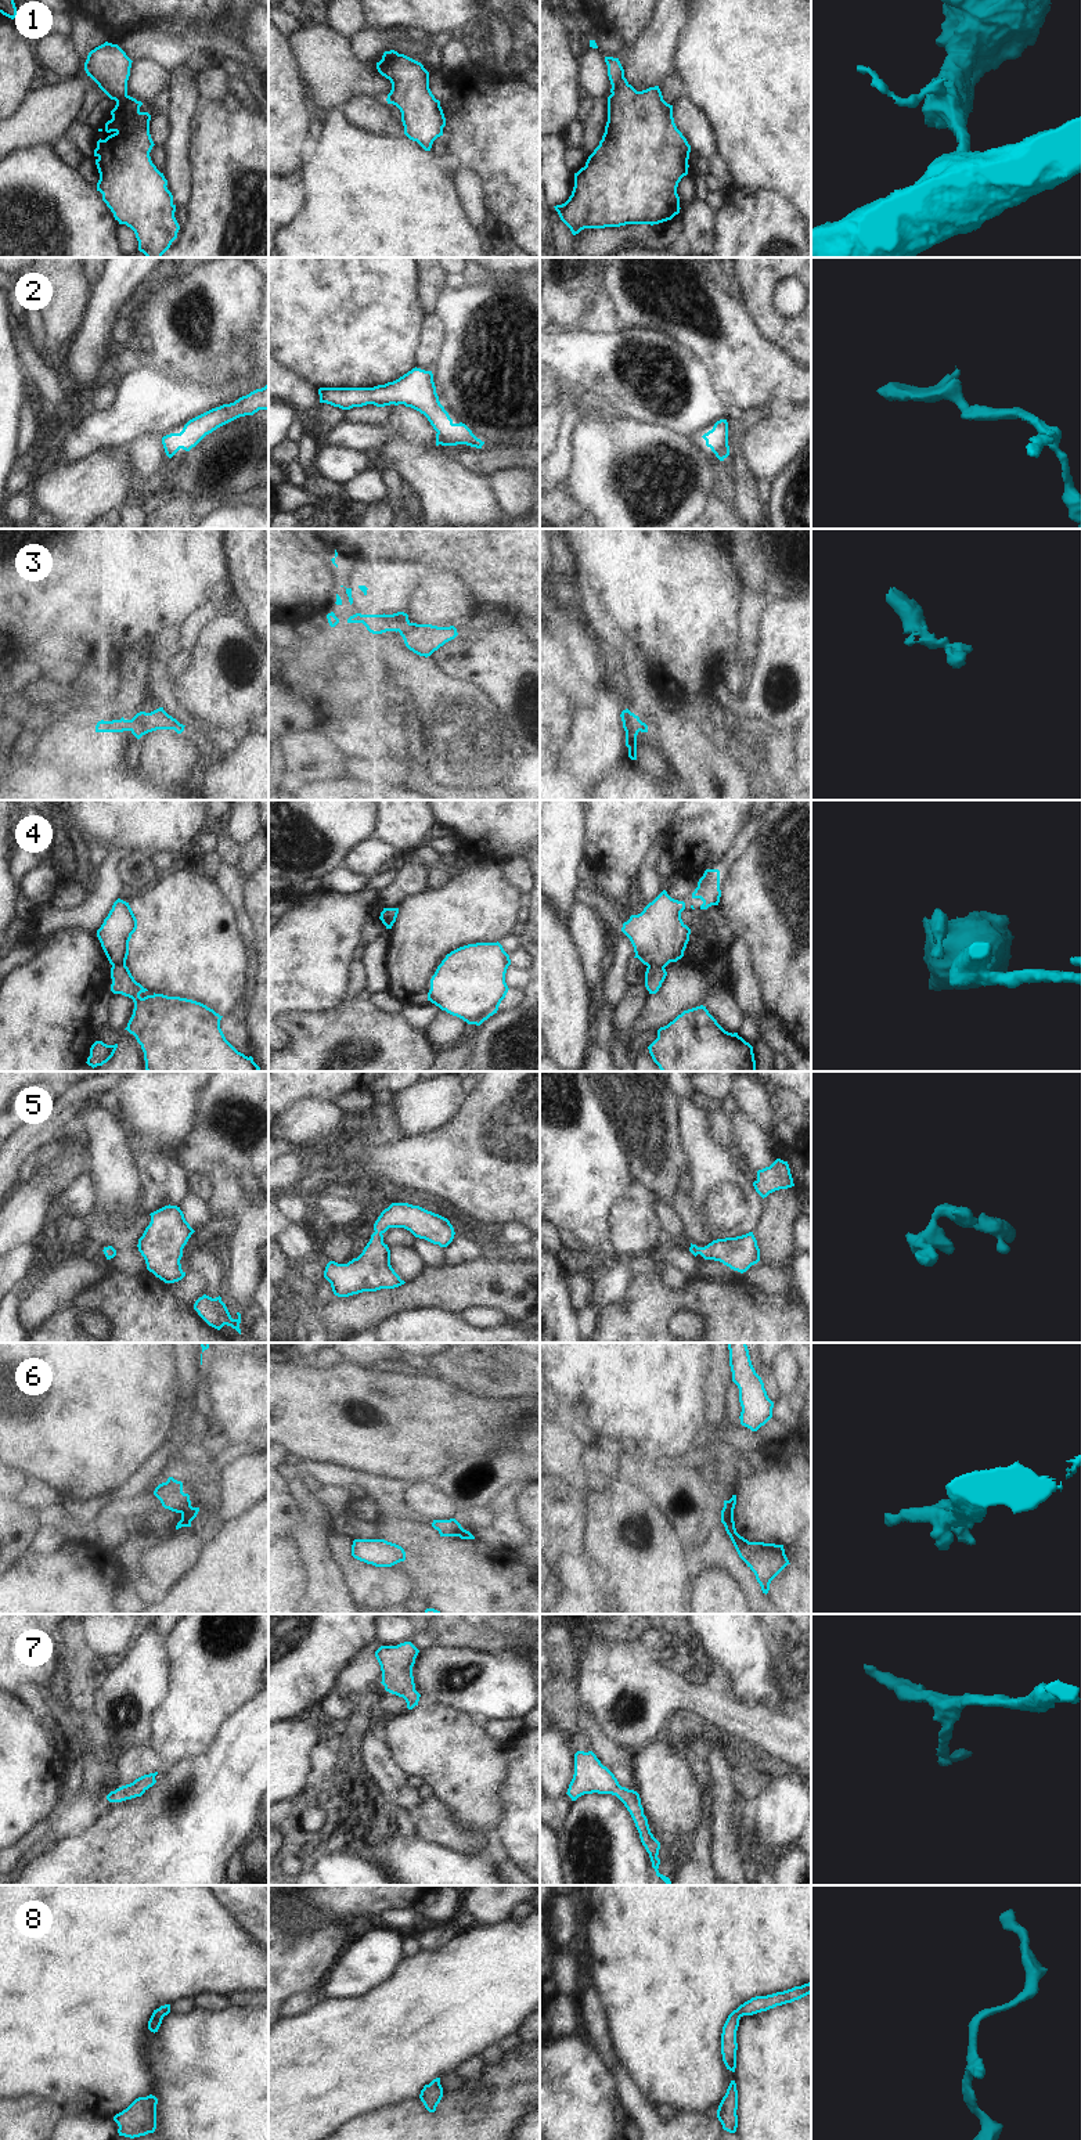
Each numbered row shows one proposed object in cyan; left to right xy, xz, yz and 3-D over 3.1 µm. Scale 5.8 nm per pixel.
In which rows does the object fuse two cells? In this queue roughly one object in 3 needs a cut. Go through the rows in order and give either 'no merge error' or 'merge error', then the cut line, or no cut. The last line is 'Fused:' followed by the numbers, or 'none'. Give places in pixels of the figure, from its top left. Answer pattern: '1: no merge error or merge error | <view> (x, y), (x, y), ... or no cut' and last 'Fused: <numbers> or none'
1: merge error | yz (623, 75), (612, 93)
2: no merge error | no cut
3: no merge error | no cut
4: merge error | yz (648, 965), (656, 965), (663, 969)
5: no merge error | no cut
6: merge error | xy (190, 1502), (182, 1513)
7: no merge error | no cut
8: no merge error | no cut
Fused: 1, 4, 6

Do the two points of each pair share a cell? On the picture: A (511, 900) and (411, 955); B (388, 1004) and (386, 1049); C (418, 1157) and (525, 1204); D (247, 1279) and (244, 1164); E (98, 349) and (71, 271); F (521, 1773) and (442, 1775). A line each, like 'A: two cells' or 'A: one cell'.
A: one cell
B: two cells
C: one cell
D: two cells
E: two cells
F: two cells

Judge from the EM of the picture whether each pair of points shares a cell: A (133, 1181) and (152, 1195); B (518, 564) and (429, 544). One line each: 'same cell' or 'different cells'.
A: different cells
B: same cell

